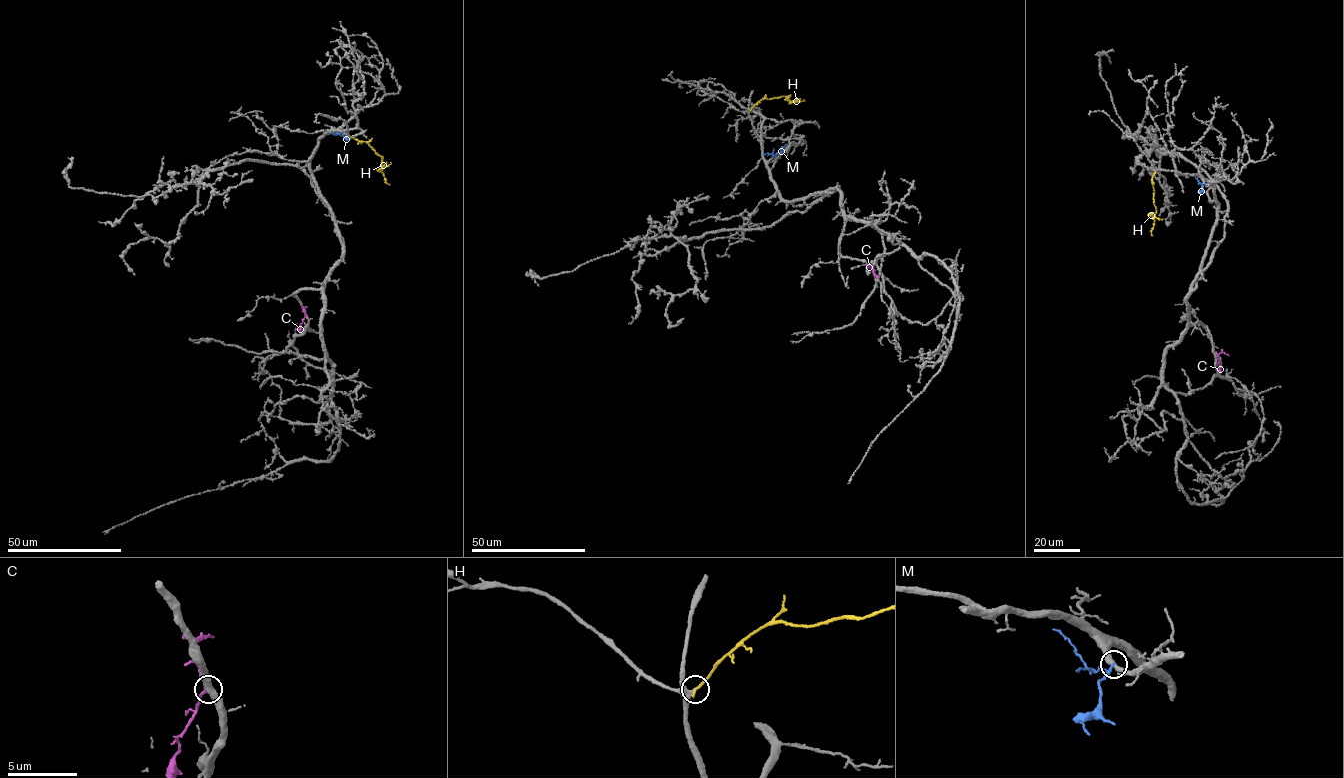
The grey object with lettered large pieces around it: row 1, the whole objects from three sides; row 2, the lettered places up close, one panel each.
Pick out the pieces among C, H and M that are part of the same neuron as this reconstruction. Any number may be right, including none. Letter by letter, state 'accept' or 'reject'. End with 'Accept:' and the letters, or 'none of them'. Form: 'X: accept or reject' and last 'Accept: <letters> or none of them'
C: reject
H: accept
M: reject
Accept: H

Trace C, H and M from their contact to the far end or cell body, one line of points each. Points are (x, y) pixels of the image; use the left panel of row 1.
C: (306, 316), (300, 331)
H: (351, 137), (367, 143), (382, 157), (380, 171), (389, 185)
M: (337, 132), (347, 138), (355, 137)

